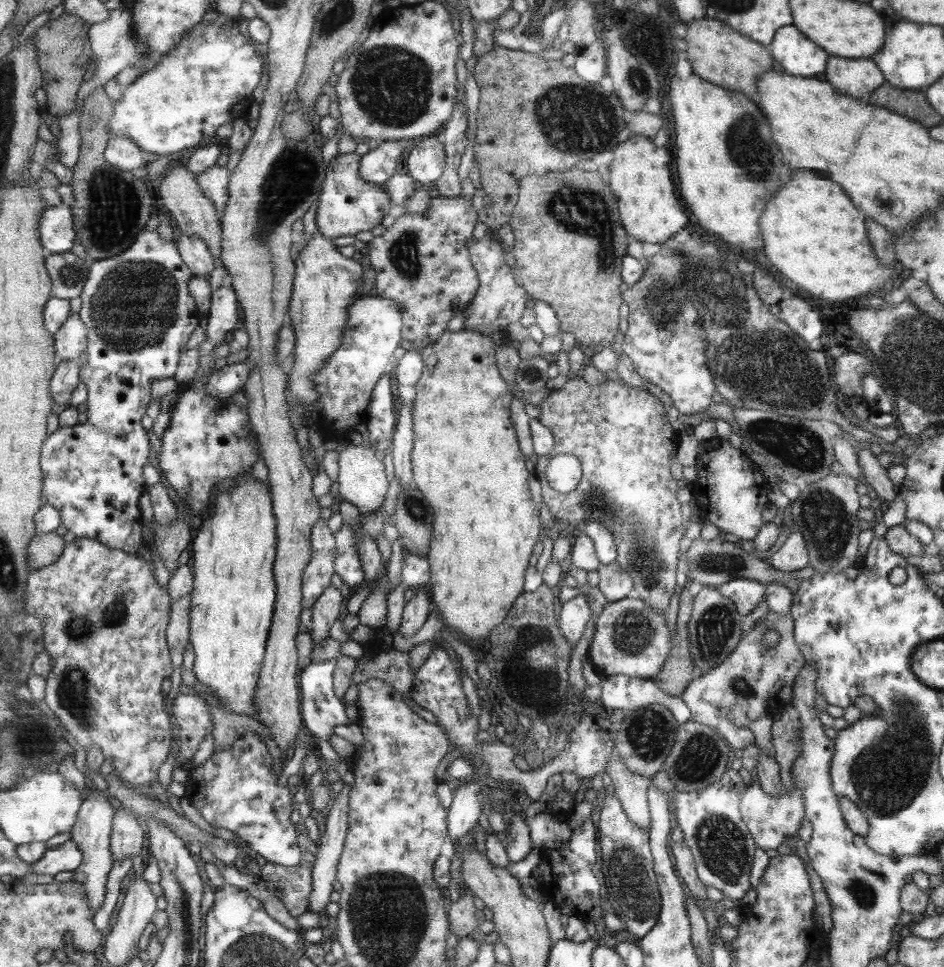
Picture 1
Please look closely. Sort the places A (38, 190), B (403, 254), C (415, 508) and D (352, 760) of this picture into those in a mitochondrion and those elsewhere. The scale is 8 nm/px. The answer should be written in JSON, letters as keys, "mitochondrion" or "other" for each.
{"A":"other","B":"mitochondrion","C":"mitochondrion","D":"other"}

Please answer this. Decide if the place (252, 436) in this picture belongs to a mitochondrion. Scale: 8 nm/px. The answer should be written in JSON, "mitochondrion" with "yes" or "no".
{"mitochondrion":"no"}

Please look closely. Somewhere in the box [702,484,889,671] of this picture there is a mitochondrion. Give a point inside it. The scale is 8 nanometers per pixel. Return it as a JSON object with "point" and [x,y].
{"point":[825,518]}

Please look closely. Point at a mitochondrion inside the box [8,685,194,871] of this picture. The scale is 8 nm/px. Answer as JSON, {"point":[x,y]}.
{"point":[37,741]}

